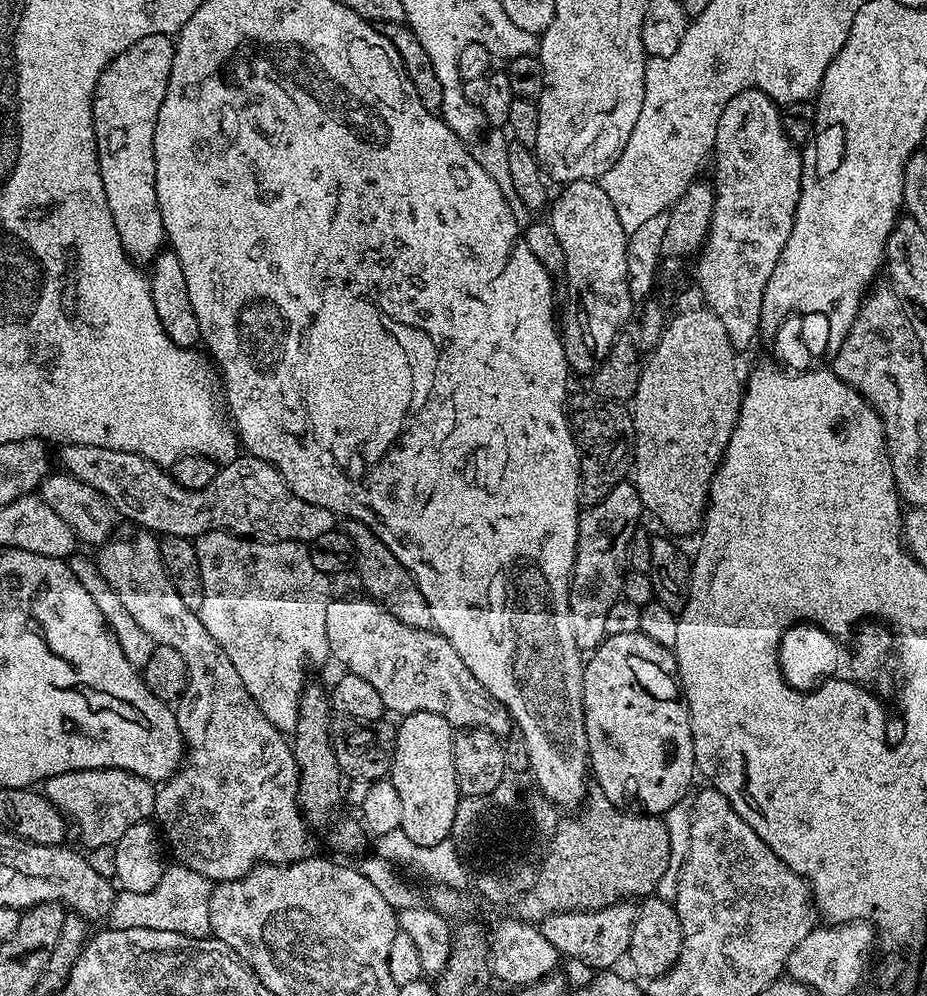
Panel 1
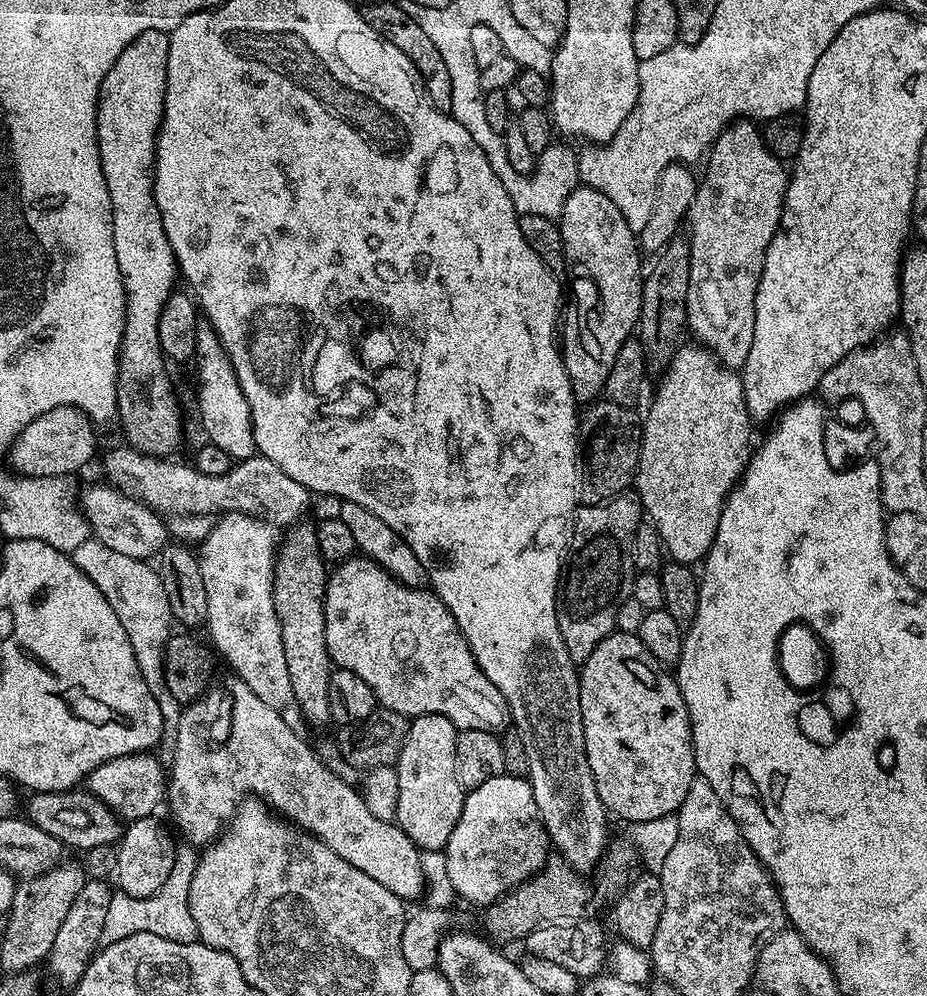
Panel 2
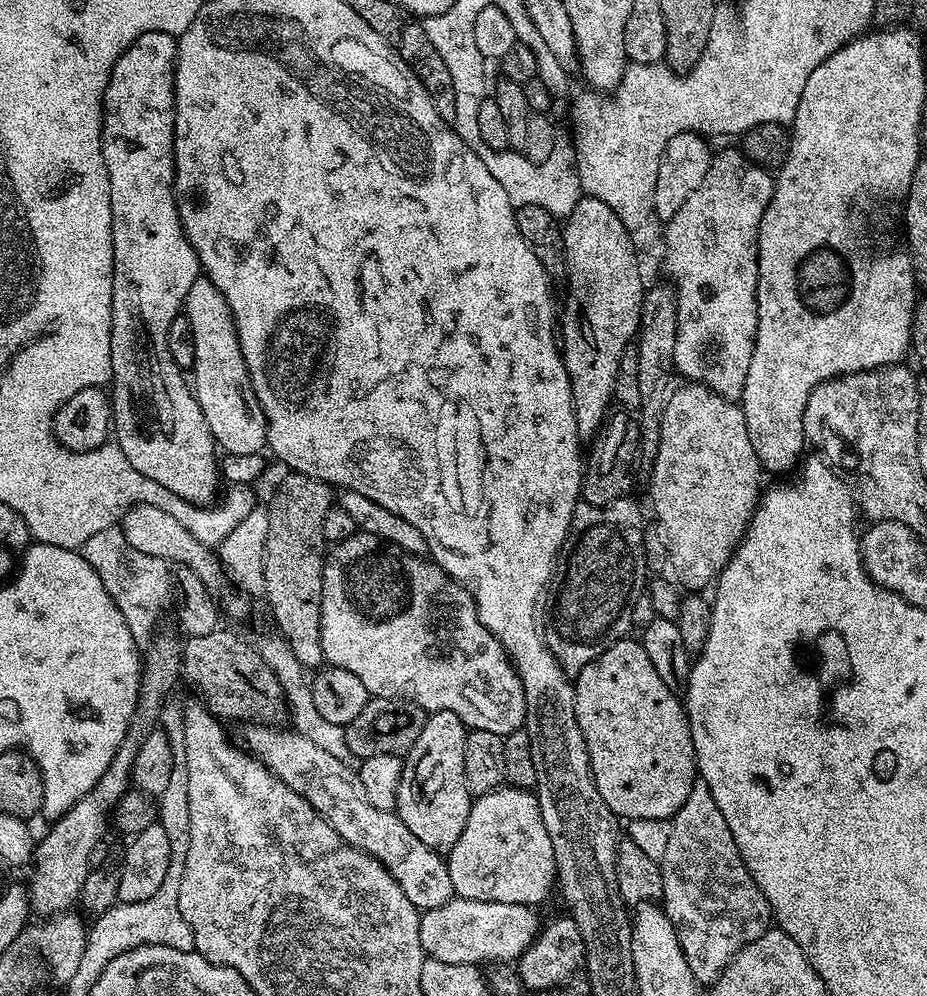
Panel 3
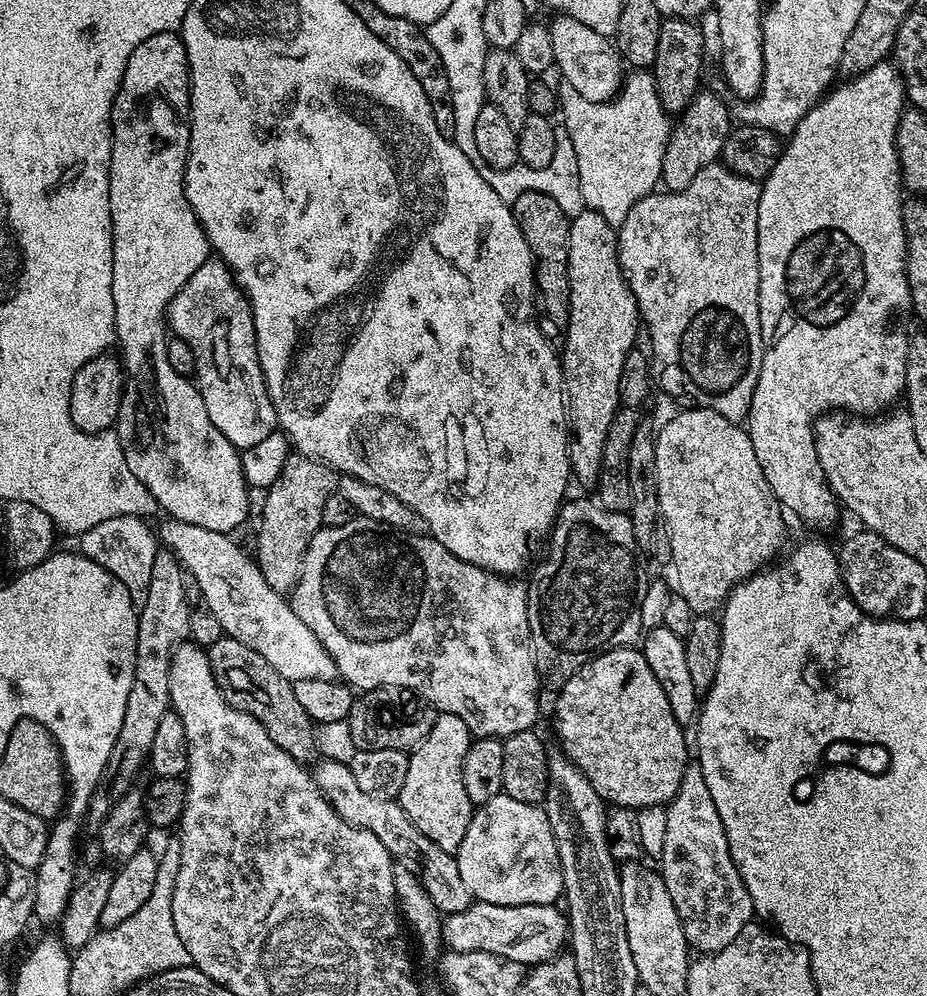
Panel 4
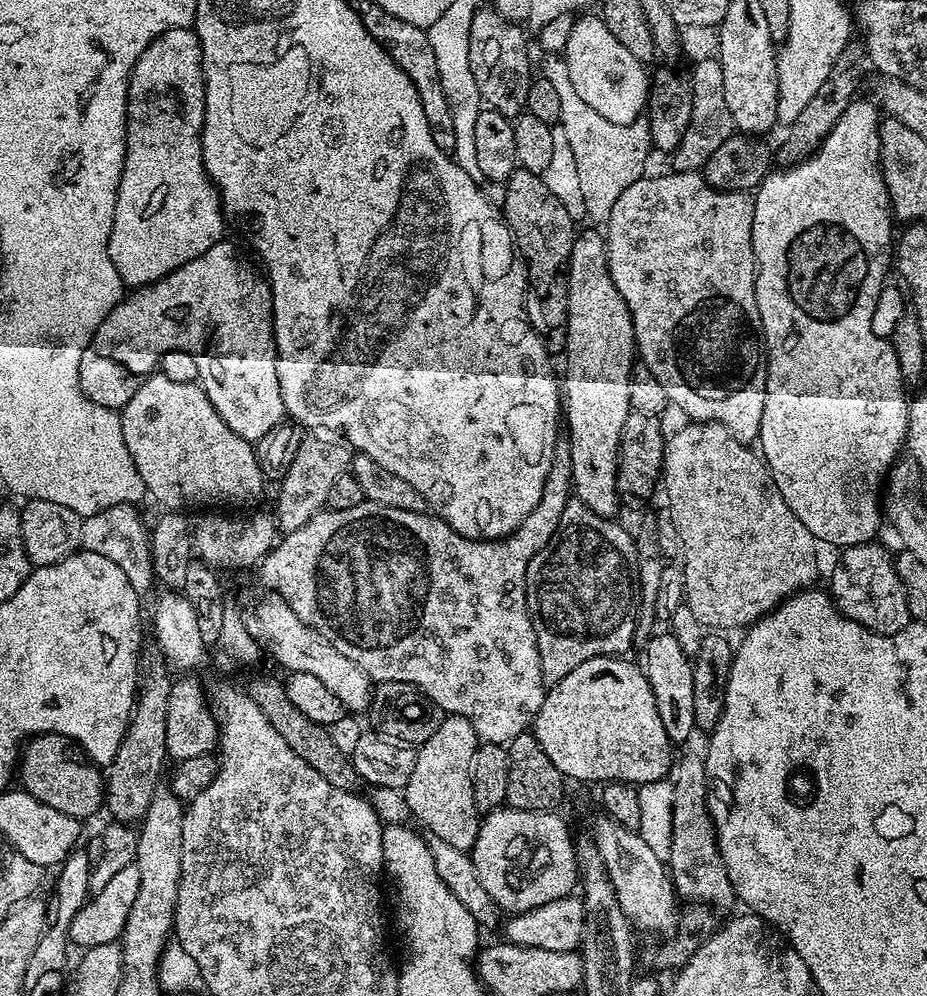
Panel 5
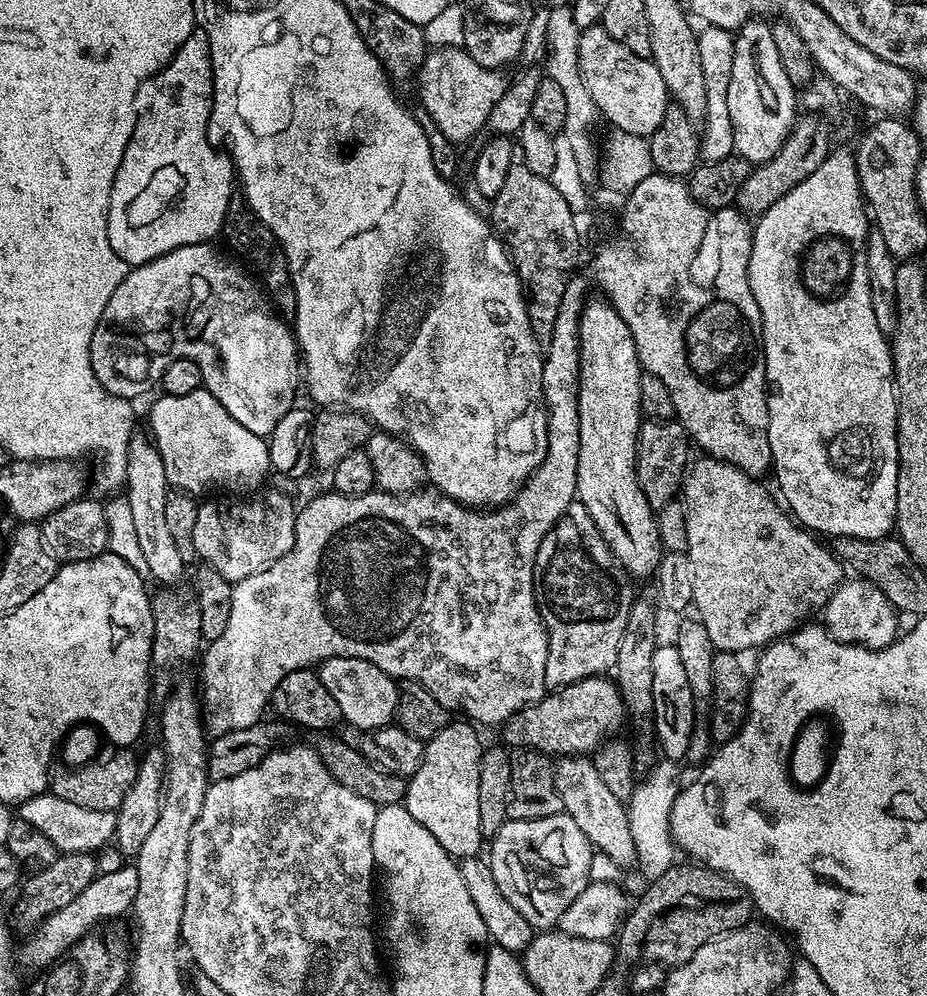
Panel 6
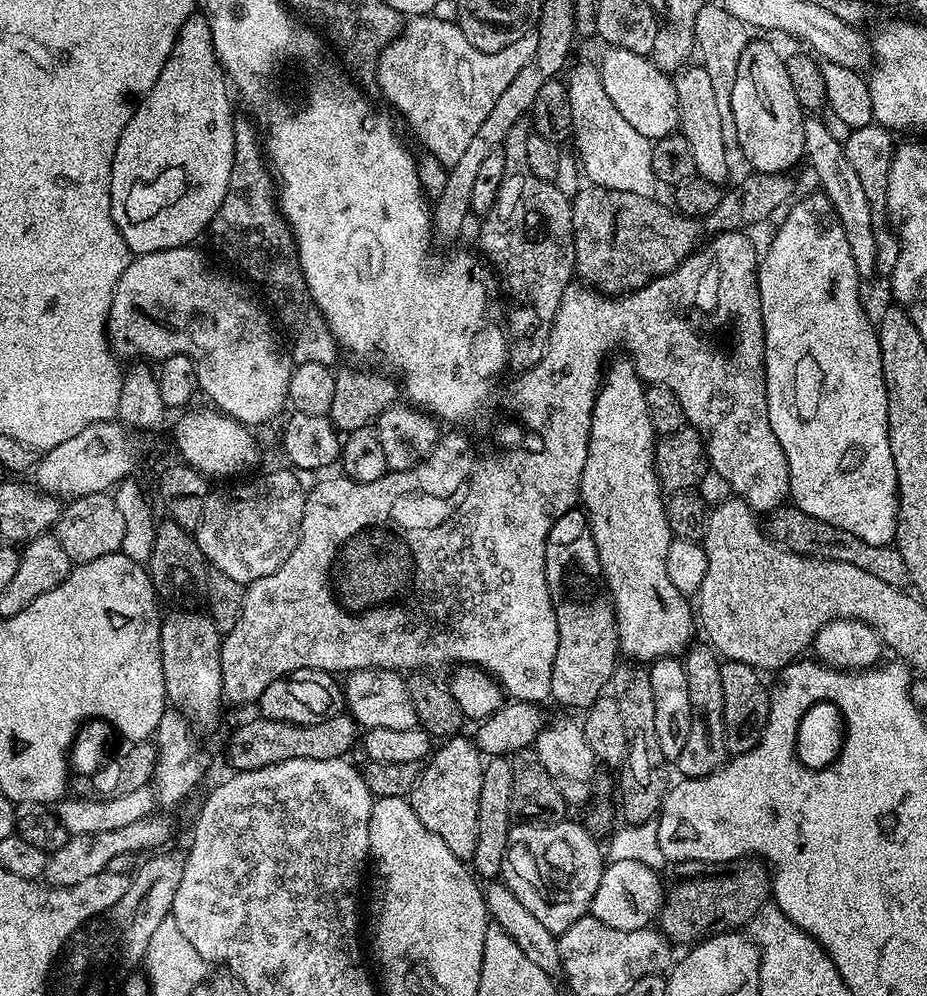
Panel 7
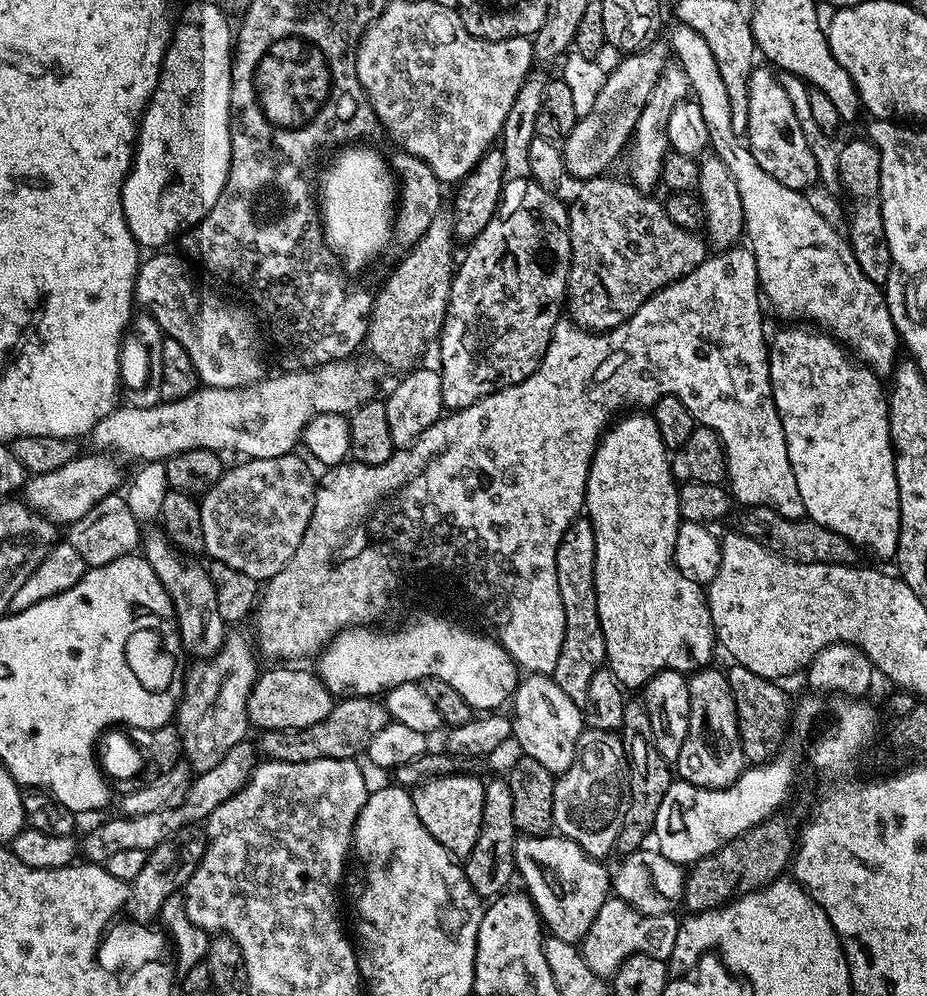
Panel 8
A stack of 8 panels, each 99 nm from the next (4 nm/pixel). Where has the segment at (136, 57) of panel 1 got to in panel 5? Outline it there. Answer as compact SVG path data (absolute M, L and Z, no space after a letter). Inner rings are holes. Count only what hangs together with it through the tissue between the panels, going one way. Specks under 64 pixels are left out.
M195 27L171 28L161 32L154 42L150 42L150 46L146 46L128 75L126 158L120 175L108 249L110 262L114 262L114 270L118 270L121 285L129 289L143 288L145 284L160 280L178 270L178 266L198 258L198 254L206 254L210 246L225 239L226 217L220 194L204 169L202 158L200 135L204 129L205 106L202 42ZM153 374L140 383L134 398L130 398L130 402L126 402L126 406L120 412L120 421L122 422L122 436L126 442L126 450L130 450L130 458L134 458L136 473L142 478L147 495L149 497L153 496L158 503L164 504L160 506L165 509L189 510L188 508L204 508L207 504L244 504L247 500L252 500L255 496L263 494L266 478L262 474L260 464L256 461L256 449L253 441L234 434L234 430L230 430L230 426L226 426L226 422L222 422L222 414L218 414L218 410L214 410L210 398L199 383L170 382L170 378Z

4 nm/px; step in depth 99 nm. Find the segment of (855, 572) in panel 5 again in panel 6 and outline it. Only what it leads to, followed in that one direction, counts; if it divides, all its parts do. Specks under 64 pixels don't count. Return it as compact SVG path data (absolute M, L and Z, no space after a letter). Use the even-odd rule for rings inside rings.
M863 578L841 579L822 609L822 623L830 635L843 644L861 644L863 648L885 648L898 639L901 631L896 607L882 594L877 584Z

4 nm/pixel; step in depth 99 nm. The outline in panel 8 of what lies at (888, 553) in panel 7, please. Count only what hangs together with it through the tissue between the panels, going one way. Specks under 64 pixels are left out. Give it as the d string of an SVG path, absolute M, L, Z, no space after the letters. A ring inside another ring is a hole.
M766 506L745 507L740 516L739 531L752 540L758 541L763 548L787 560L799 564L851 564L857 563L858 549L842 534L822 526L810 519L791 520Z

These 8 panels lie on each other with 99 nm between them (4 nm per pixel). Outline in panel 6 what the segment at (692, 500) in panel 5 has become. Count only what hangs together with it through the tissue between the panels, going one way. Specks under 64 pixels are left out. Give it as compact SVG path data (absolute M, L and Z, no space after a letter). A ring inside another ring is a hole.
M707 454L701 455L699 458L701 460L693 459L691 463L689 463L688 470L684 473L684 482L682 485L682 503L684 505L684 513L686 514L687 554L690 558L690 562L694 566L694 594L692 595L694 612L700 624L706 626L706 634L710 634L710 642L719 651L743 654L743 652L750 651L751 648L763 650L767 648L768 645L773 644L774 641L780 640L782 637L788 635L788 633L793 632L795 628L799 628L801 624L805 623L805 621L811 617L808 615L810 615L815 608L816 611L823 609L824 604L830 598L830 594L841 582L842 573L840 573L840 568L842 569L842 564L825 545L824 549L823 546L819 544L821 541L817 539L813 533L797 523L797 521L785 511L781 501L777 499L775 495L772 497L771 494L760 485L761 481L757 479L757 477L748 476L742 470L738 470L733 464L728 464L724 460L715 460L714 457Z

